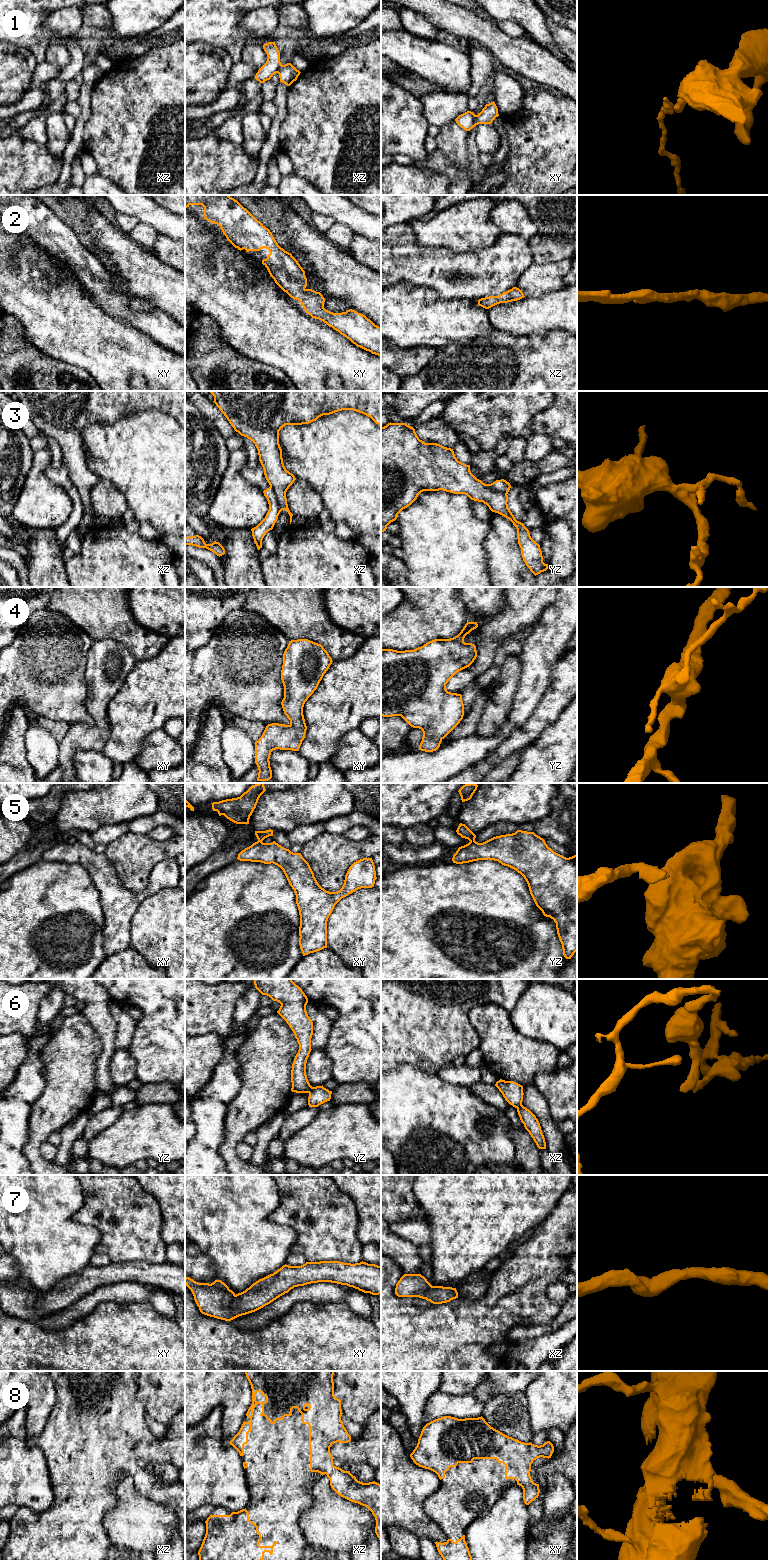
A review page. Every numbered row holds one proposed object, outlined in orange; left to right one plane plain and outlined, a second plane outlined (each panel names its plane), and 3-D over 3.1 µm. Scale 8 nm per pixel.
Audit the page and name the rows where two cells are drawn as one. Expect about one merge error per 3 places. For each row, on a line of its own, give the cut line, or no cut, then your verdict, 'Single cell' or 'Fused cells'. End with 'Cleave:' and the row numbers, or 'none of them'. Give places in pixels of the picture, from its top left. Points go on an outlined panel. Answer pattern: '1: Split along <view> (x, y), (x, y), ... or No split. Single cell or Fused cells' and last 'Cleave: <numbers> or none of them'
1: Split along xy (475, 115), (475, 122), (477, 124). Fused cells
2: No split. Single cell
3: Split along xz (270, 485), (281, 510). Fused cells
4: No split. Single cell
5: Split along yz (470, 840), (474, 841). Fused cells
6: Split along yz (312, 1087), (309, 1093). Fused cells
7: No split. Single cell
8: No split. Single cell
Cleave: 1, 3, 5, 6

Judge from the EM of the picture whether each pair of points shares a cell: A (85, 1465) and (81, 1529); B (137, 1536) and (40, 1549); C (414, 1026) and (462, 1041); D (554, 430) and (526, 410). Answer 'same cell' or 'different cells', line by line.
A: same cell
B: different cells
C: same cell
D: different cells

